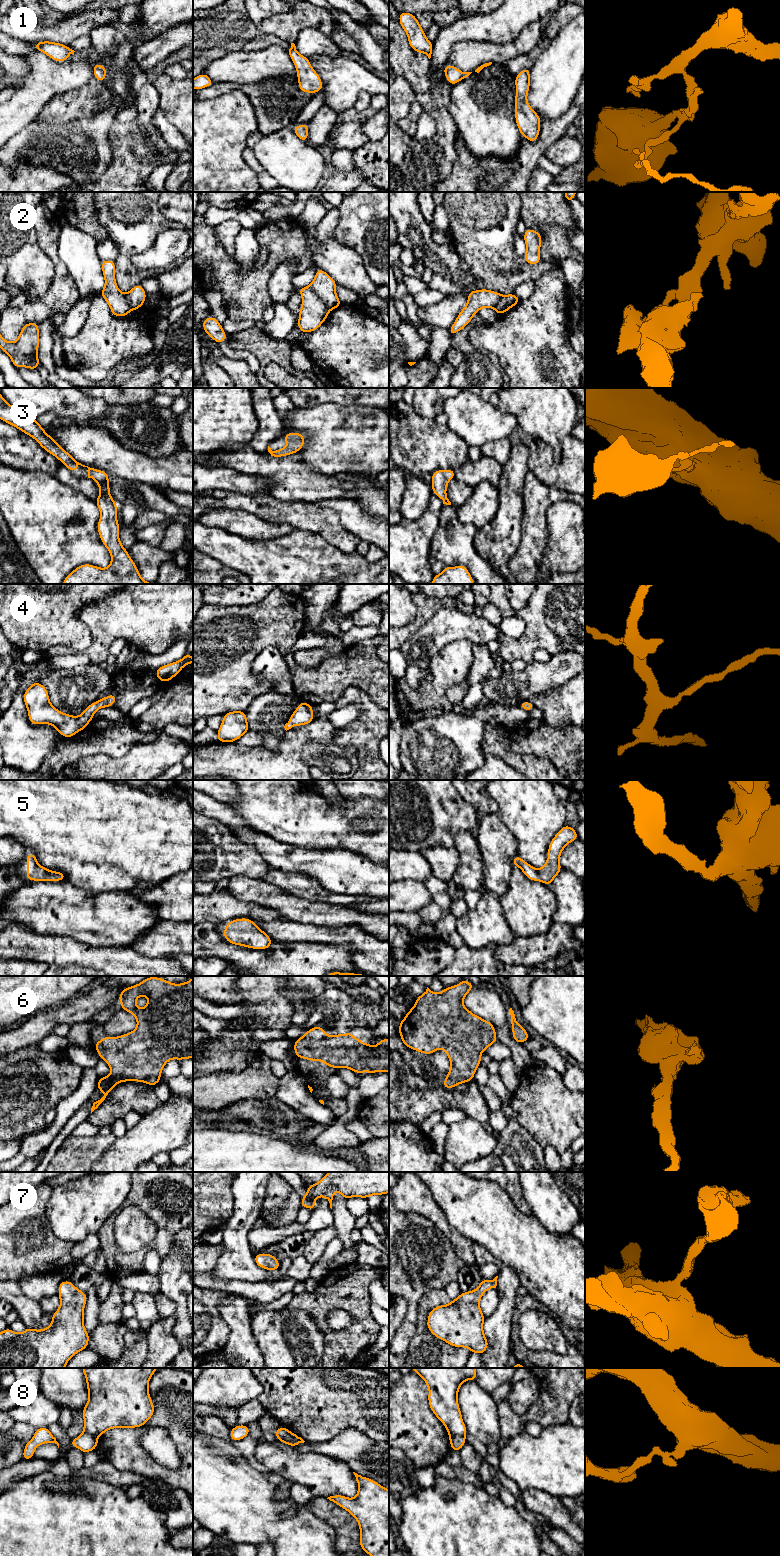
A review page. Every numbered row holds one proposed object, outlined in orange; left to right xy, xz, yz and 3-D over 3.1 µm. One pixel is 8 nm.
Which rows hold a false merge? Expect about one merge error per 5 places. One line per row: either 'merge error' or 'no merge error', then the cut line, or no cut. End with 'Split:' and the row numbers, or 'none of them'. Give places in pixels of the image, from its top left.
1: no merge error; cut none
2: merge error; cut xz (308, 286), (329, 310)
3: no merge error; cut none
4: no merge error; cut none
5: no merge error; cut none
6: no merge error; cut none
7: no merge error; cut none
8: merge error; cut xz (290, 1432), (288, 1438), (277, 1439)
Split: 2, 8

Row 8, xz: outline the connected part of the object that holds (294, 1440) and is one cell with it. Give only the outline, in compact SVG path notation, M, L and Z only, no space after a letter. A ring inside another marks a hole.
M290 1432L289 1439L277 1439L277 1440L282 1443L286 1443L287 1445L289 1445L291 1447L295 1447L295 1446L299 1445L300 1443L305 1442L301 1437L299 1437L298 1435L296 1435L295 1433L292 1433L292 1432Z

